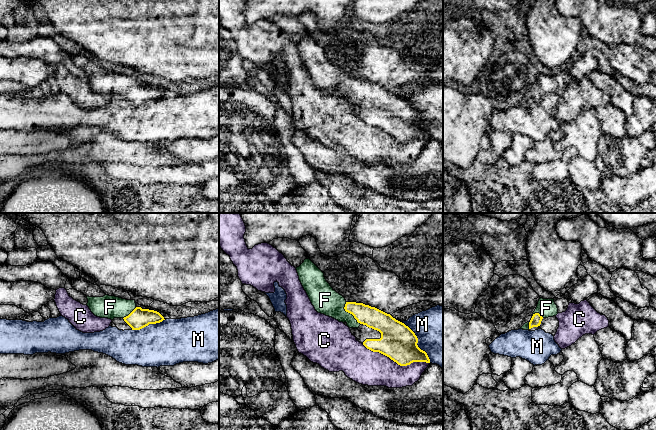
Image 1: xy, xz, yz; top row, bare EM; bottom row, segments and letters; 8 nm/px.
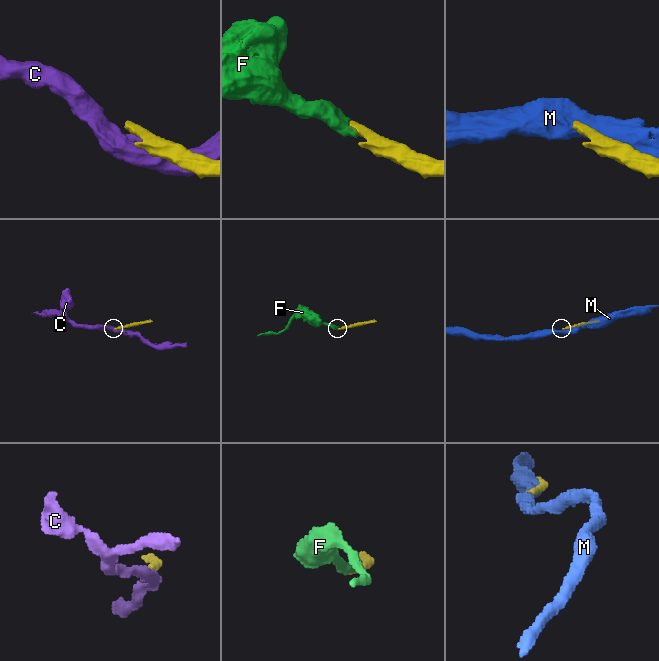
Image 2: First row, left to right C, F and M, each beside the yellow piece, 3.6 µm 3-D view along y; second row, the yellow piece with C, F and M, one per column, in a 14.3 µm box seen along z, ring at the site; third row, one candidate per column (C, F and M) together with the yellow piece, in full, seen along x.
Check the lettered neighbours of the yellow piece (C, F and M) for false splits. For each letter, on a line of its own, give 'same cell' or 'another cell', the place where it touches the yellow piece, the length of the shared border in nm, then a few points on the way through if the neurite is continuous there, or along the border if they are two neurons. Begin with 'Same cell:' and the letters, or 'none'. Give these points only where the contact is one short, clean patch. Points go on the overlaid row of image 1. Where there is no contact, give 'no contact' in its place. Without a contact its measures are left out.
Same cell: F
C: another cell | xz (396, 362) | 550 nm
F: same cell | xz (349, 312) | 220 nm | across xz (372, 317), (349, 312), (342, 311), (325, 300)
M: another cell | xz (417, 342) | 400 nm

